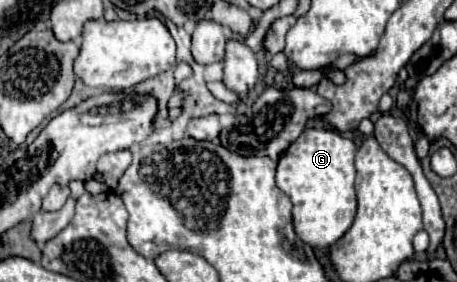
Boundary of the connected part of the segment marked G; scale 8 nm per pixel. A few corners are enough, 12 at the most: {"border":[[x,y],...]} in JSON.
{"border":[[310,128],[276,186],[294,230],[334,246],[356,216],[356,146]]}

